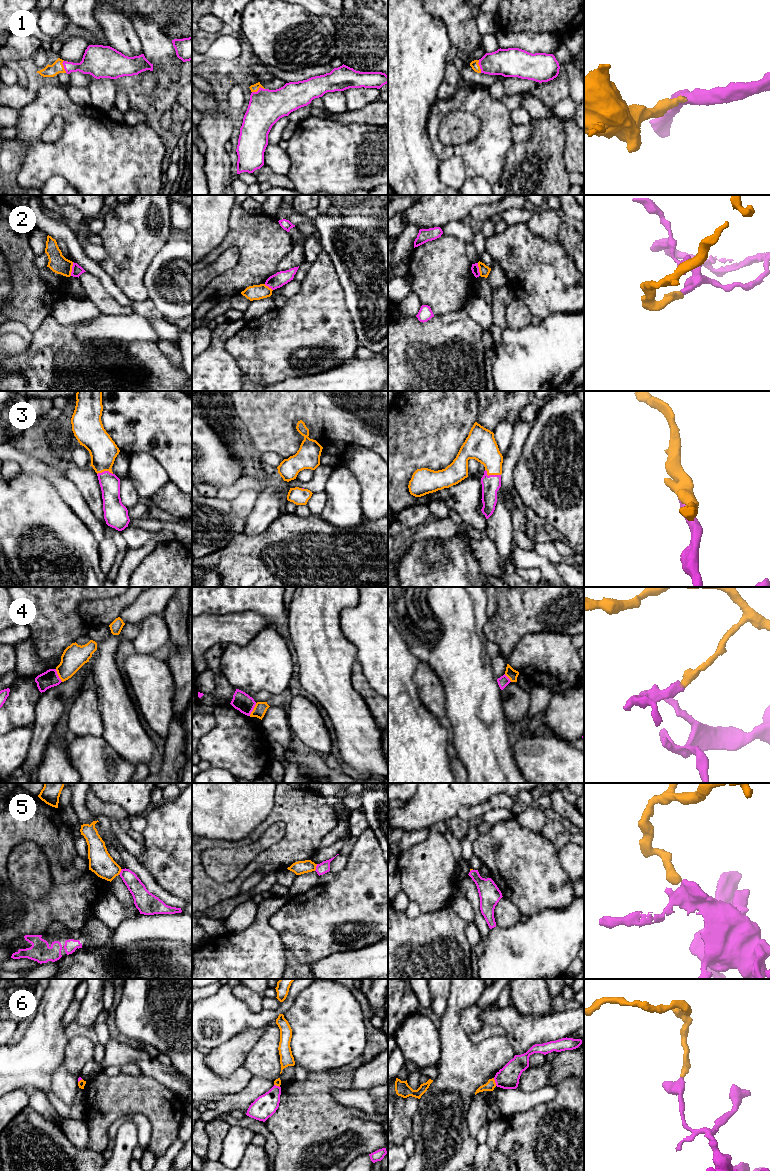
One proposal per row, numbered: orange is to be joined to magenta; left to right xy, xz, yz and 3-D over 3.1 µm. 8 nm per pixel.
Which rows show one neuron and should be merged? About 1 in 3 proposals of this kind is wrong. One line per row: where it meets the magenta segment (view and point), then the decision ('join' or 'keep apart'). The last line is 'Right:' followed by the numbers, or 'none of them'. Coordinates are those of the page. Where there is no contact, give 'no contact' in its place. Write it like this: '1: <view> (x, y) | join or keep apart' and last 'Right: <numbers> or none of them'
1: xz (259, 89) | join
2: xy (72, 269) | keep apart
3: yz (491, 475) | join
4: xy (57, 675) | keep apart
5: xz (316, 867) | keep apart
6: yz (495, 1082) | keep apart
Right: 1, 3

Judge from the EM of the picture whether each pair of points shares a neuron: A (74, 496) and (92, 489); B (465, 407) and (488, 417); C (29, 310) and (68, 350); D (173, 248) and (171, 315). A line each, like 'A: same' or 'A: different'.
A: different
B: different
C: different
D: same

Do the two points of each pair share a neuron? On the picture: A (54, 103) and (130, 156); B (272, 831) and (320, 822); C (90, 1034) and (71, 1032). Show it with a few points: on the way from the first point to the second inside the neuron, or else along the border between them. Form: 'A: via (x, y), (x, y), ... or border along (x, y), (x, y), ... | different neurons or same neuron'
A: via (73, 115), (111, 153) | same neuron
B: border along (282, 821), (285, 834), (269, 847) | different neurons
C: via (85, 1032), (76, 1032) | same neuron

